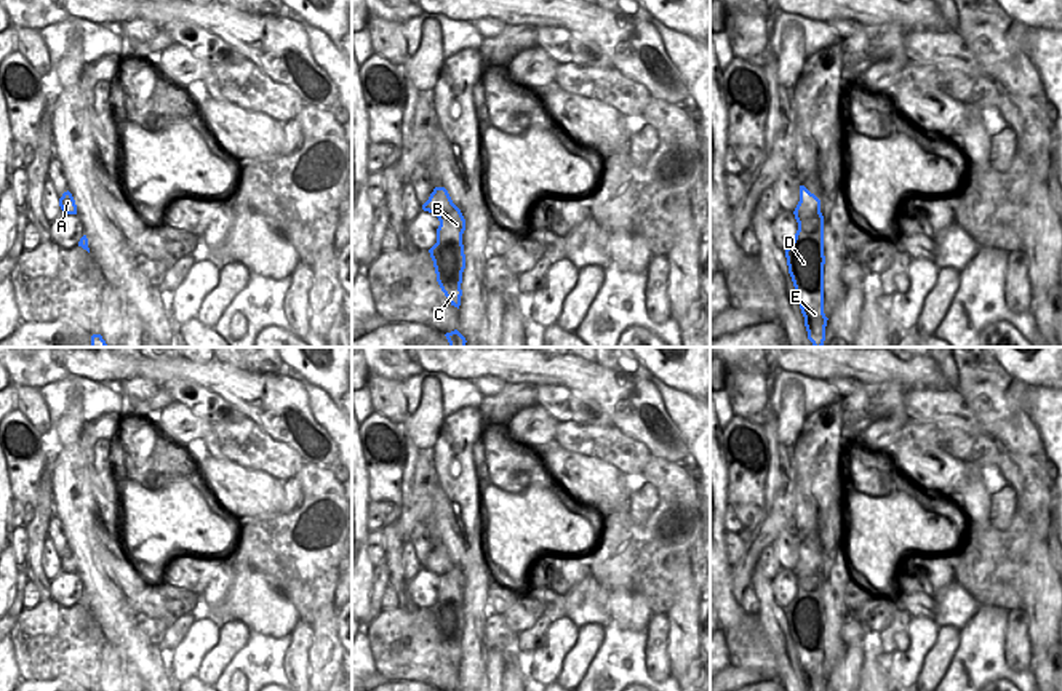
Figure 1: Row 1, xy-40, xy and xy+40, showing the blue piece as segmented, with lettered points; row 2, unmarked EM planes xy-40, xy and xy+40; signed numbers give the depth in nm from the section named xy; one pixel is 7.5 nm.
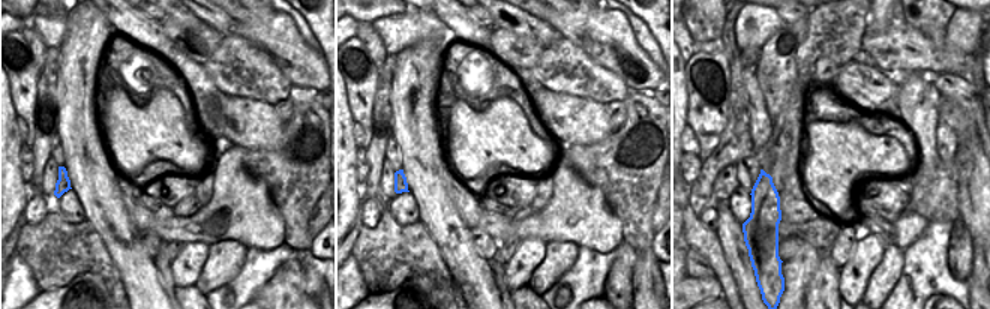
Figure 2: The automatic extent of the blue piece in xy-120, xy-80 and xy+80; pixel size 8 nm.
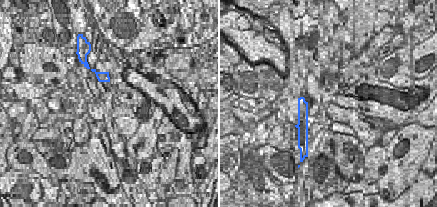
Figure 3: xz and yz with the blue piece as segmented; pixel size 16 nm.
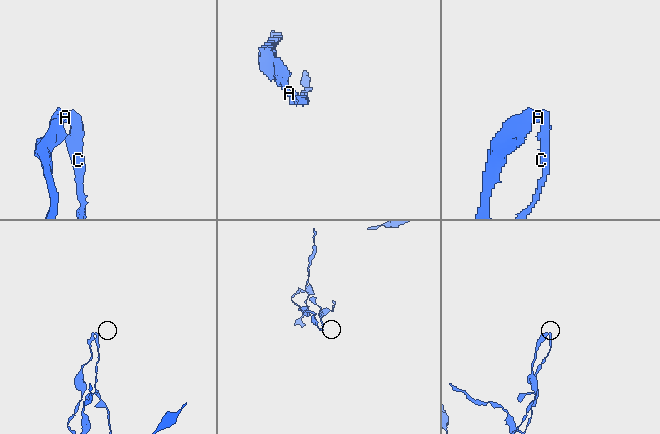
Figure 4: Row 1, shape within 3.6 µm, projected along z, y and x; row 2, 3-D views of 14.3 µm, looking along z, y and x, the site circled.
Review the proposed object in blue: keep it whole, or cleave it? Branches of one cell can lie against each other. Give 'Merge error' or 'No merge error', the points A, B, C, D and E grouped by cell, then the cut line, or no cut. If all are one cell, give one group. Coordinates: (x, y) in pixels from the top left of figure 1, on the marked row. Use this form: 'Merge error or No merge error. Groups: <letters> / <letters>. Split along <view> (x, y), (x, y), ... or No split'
Merge error. Groups: A / B C D E. Split along xy (442, 187), (451, 208), (439, 218)

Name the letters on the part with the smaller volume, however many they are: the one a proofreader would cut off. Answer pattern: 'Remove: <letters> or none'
Remove: B, C, D, E

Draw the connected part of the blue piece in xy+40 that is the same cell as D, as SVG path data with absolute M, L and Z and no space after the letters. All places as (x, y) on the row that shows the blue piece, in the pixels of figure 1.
M800 186L800 192L801 200L793 211L798 230L785 250L785 258L808 339L814 347L822 347L828 320L824 314L824 216L820 200L804 186Z

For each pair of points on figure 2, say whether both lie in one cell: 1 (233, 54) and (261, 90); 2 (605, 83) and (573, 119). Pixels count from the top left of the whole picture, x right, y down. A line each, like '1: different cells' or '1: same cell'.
1: same cell
2: different cells

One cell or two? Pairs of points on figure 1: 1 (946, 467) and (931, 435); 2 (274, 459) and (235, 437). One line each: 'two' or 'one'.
1: two
2: one

